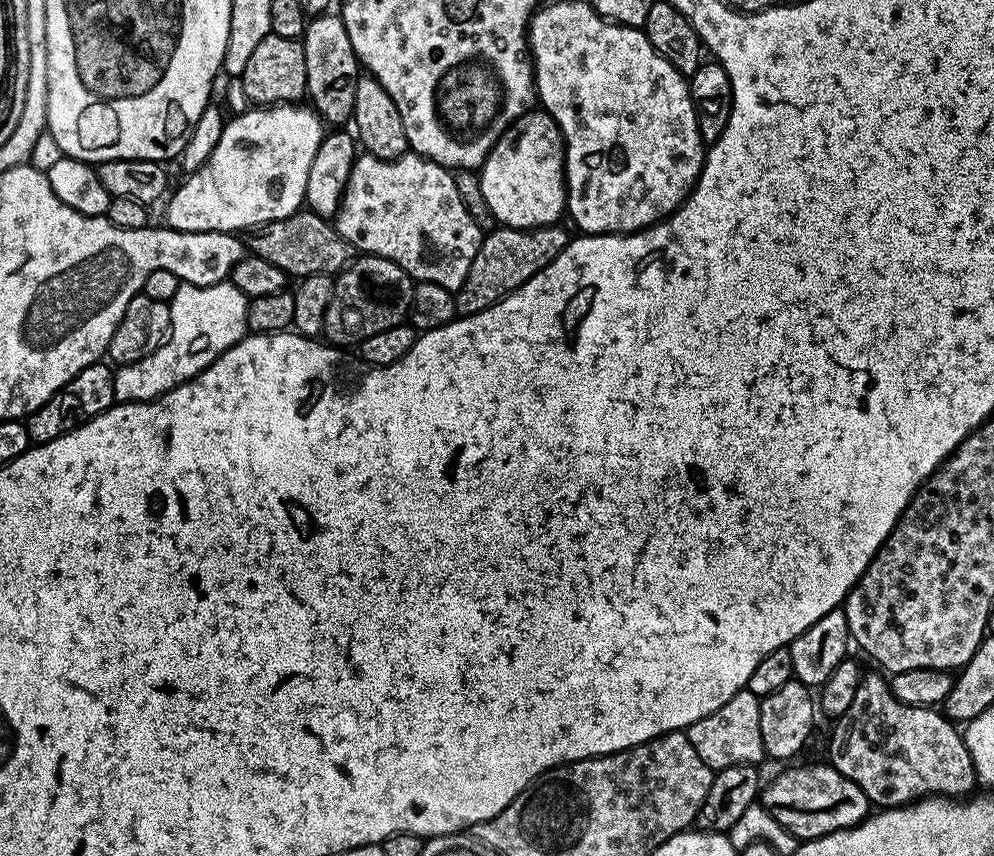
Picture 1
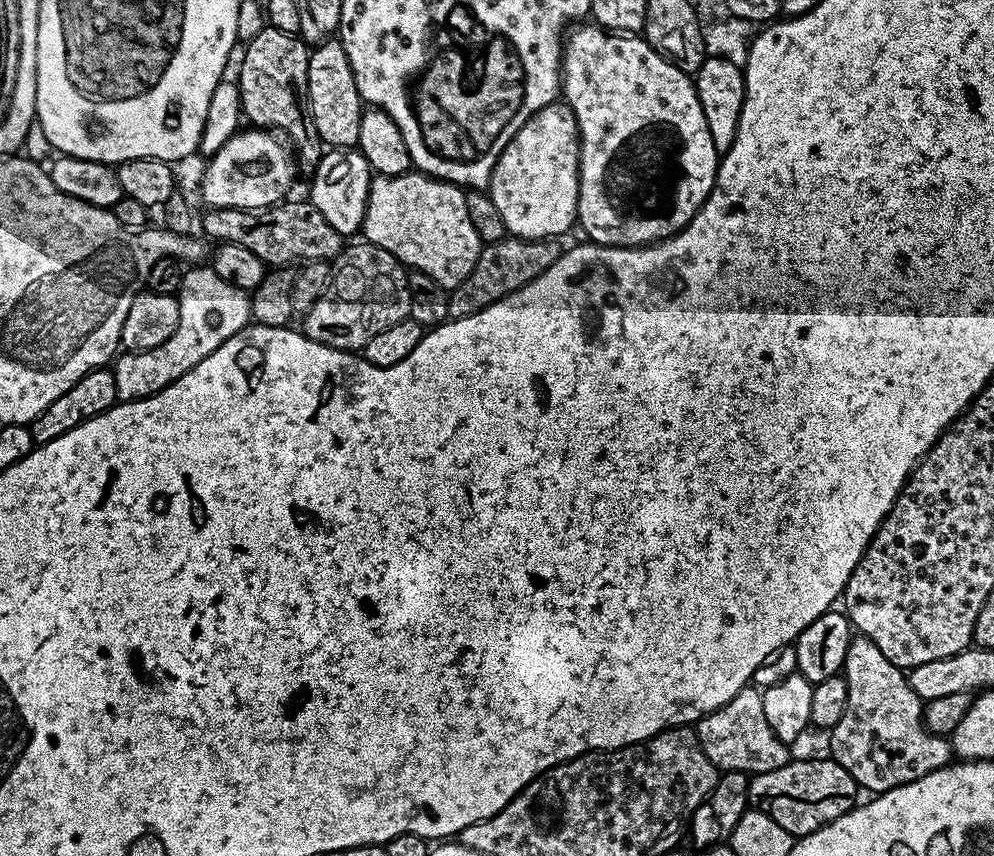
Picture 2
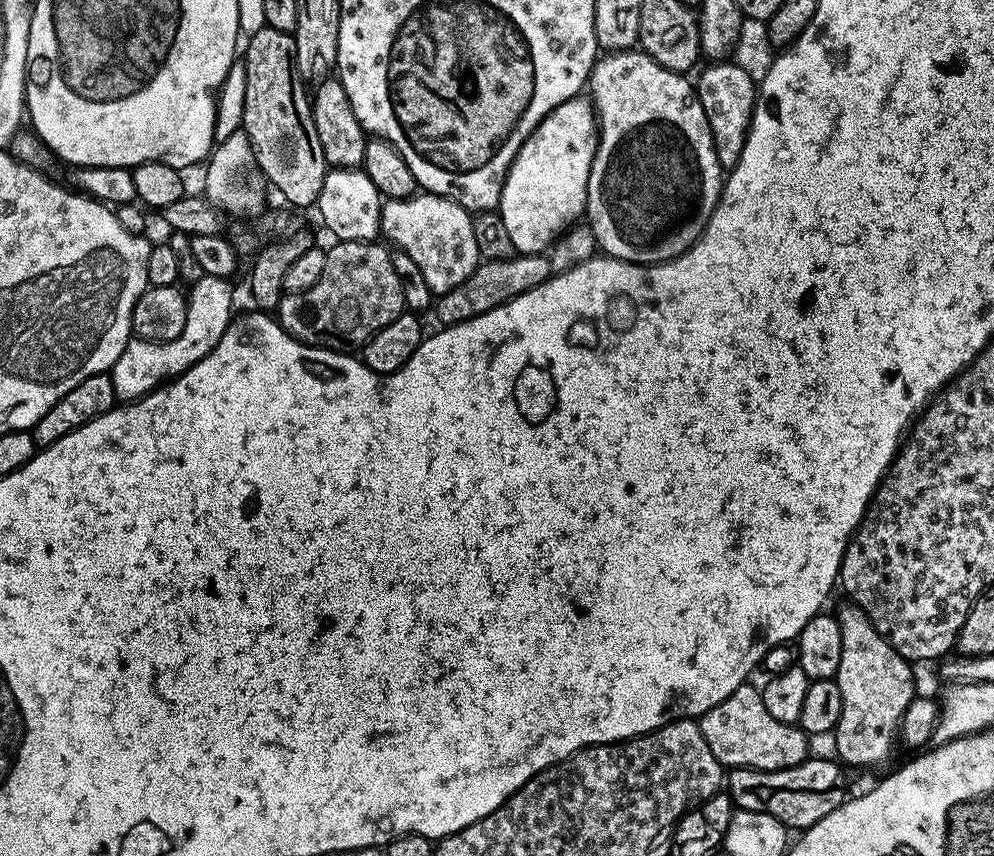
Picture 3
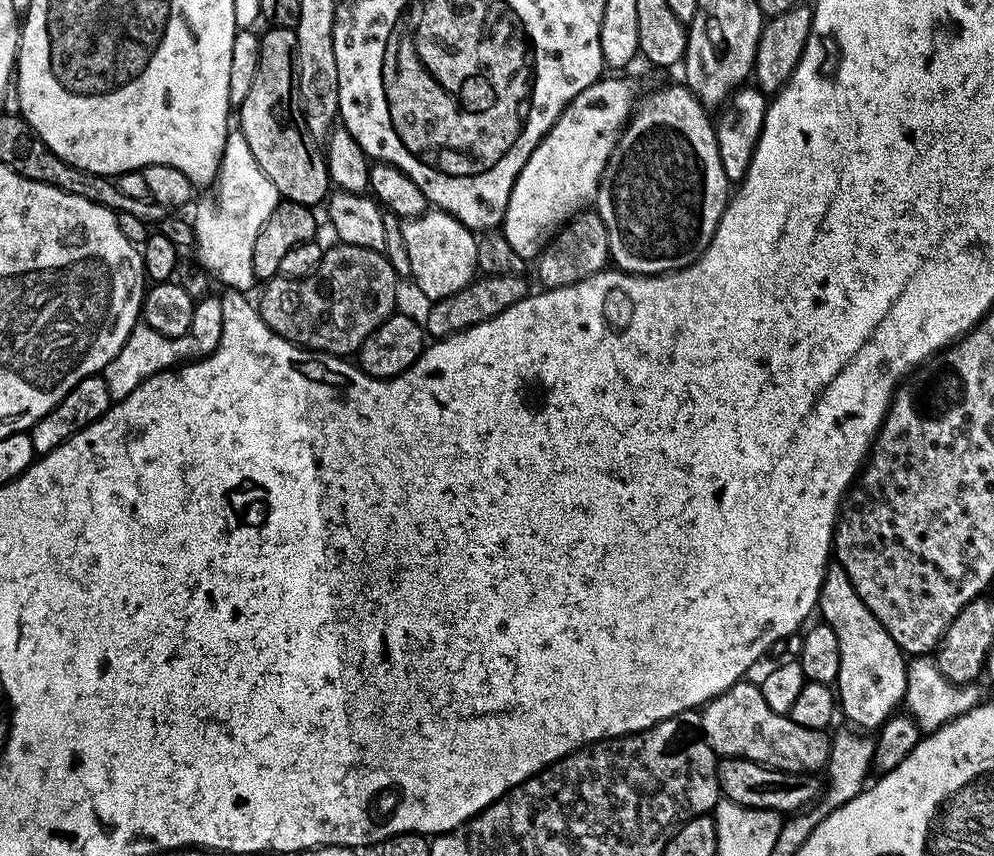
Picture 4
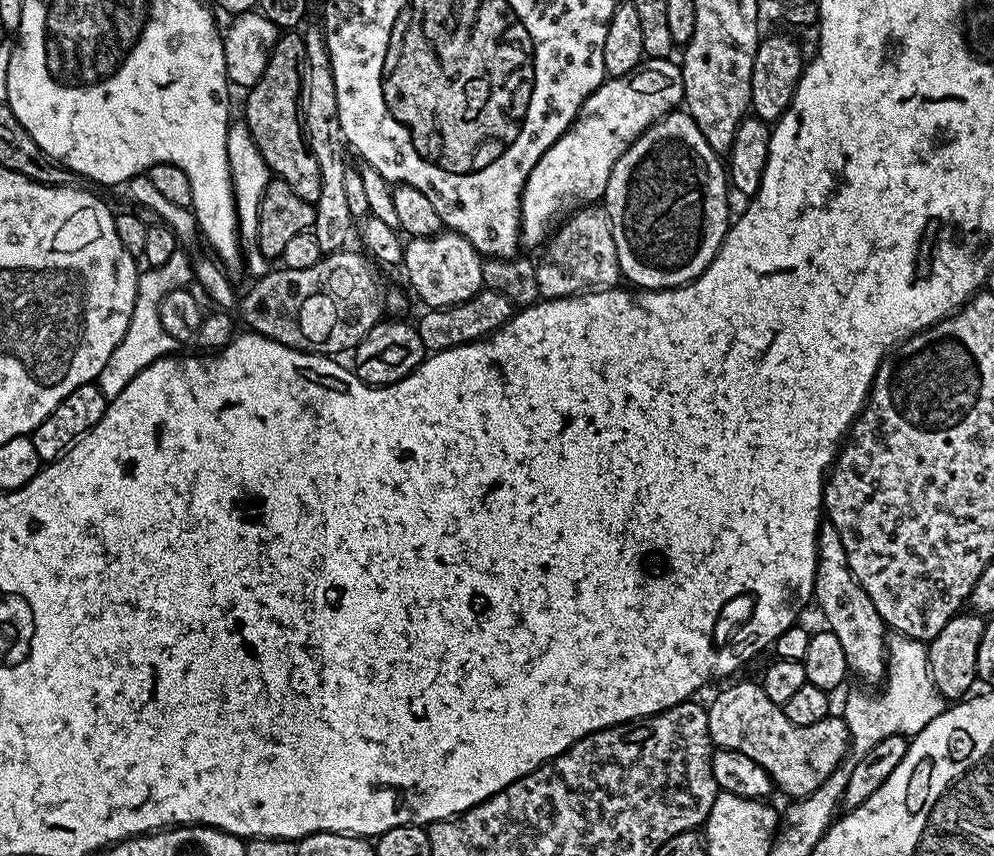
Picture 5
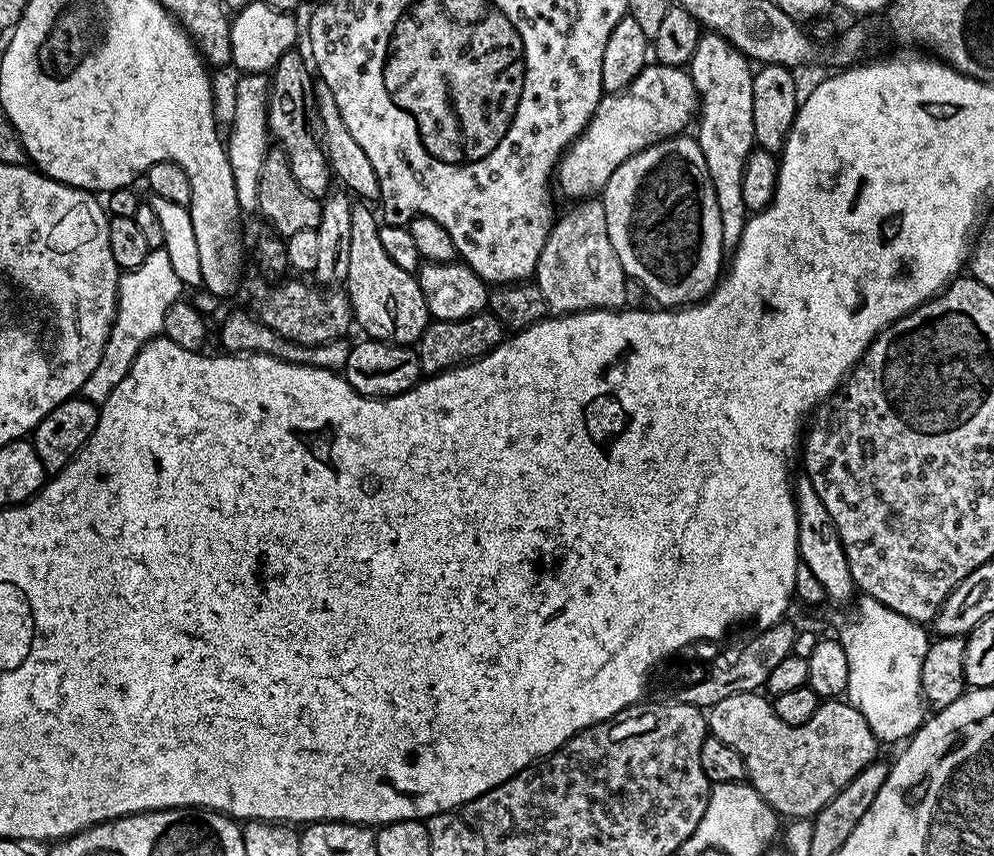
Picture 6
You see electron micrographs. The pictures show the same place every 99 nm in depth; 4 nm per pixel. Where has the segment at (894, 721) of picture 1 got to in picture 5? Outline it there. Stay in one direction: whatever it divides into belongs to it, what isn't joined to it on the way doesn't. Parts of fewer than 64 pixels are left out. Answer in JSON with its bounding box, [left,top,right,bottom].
[814,522,886,685]

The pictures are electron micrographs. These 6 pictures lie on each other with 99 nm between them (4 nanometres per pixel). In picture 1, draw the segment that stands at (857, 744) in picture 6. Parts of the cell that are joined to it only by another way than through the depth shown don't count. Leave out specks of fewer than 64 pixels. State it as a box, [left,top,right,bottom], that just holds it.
[687,690,766,770]

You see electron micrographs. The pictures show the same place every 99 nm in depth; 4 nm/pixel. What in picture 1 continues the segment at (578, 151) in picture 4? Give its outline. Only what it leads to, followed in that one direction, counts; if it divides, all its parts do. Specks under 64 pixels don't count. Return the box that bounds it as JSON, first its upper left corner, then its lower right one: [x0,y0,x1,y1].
[478,110,566,228]

